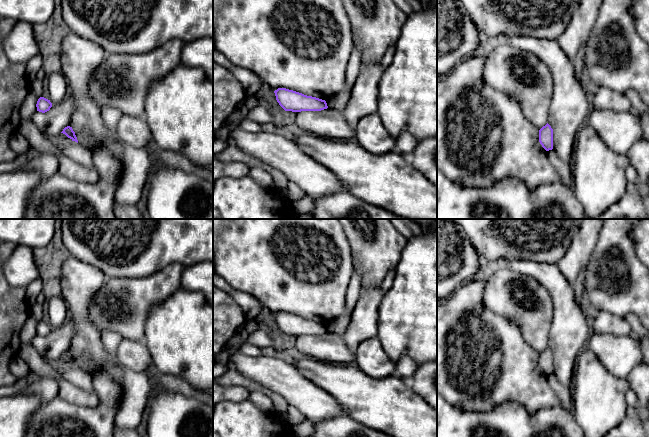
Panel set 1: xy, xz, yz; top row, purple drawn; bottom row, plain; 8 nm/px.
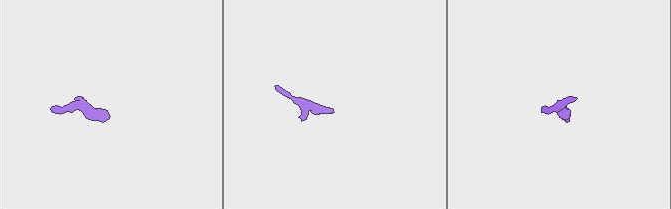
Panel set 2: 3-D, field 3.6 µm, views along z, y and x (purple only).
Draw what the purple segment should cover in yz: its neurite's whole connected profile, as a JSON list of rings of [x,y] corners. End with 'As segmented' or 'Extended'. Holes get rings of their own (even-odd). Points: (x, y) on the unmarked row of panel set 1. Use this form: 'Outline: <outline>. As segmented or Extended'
Outline: [[[548,347],[539,354],[539,366],[546,375],[553,373],[553,353]]]. As segmented

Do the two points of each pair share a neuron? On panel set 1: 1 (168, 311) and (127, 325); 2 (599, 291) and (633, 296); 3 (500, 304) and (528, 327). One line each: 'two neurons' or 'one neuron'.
1: two neurons
2: one neuron
3: one neuron

